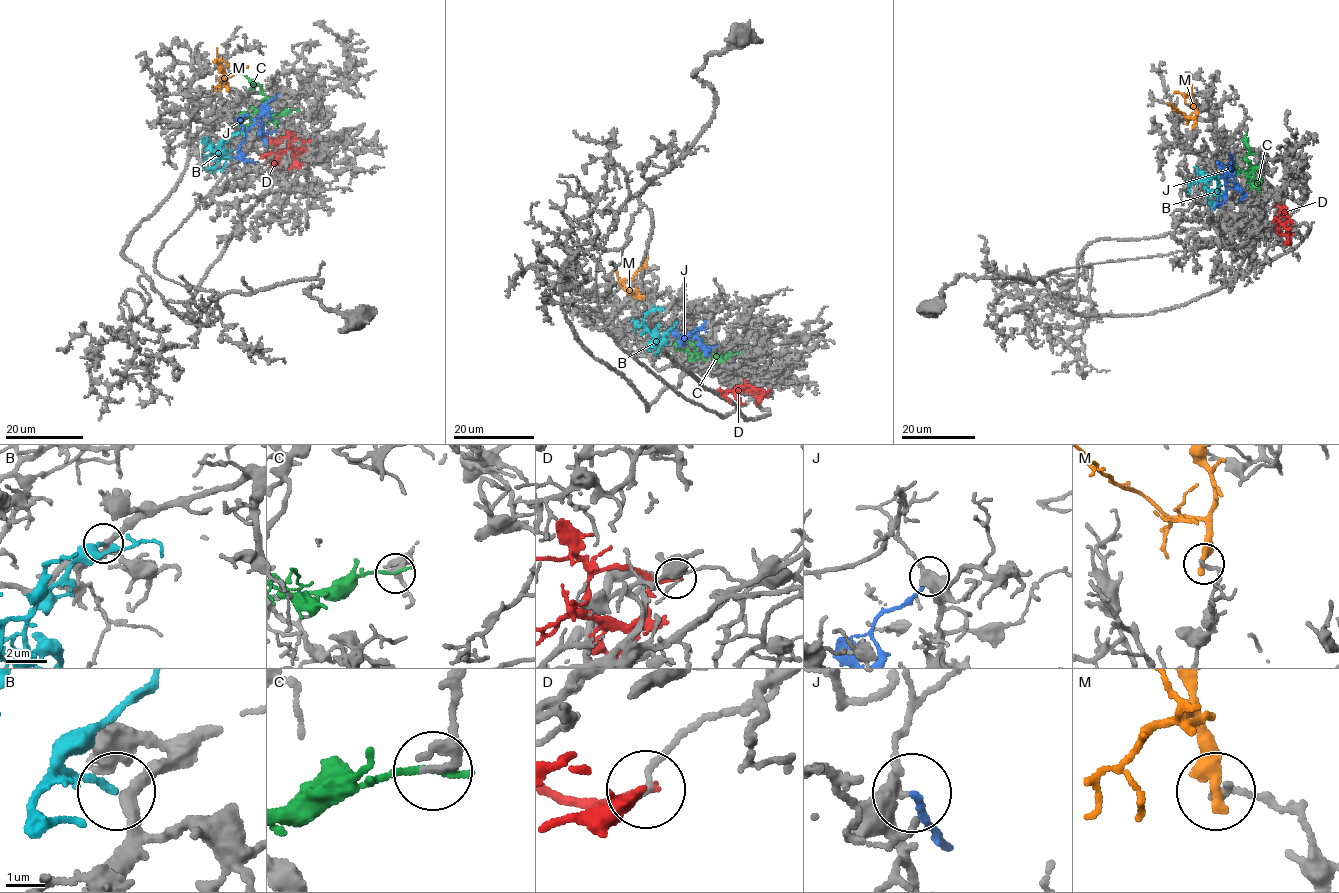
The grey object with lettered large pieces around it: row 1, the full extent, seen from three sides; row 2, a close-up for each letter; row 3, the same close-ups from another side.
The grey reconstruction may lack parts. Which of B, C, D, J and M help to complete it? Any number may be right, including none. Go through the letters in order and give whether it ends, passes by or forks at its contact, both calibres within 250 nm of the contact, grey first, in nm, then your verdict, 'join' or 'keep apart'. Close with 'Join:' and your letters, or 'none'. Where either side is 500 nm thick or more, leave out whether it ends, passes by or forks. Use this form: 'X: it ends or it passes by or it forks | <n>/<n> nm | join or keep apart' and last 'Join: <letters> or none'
B: it ends | 280/190 nm | join
C: it ends | 170/180 nm | keep apart
D: it ends | 140/200 nm | keep apart
J: it ends | 400/160 nm | keep apart
M: it ends | 200/480 nm | keep apart
Join: B

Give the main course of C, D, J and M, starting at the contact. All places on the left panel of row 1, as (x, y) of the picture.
C: (295, 109), (272, 115), (261, 87), (245, 75)
D: (309, 141), (304, 143), (303, 151), (290, 148), (279, 154), (274, 162), (279, 164)
J: (278, 93), (264, 105), (264, 112), (245, 132), (240, 144), (239, 156), (256, 162)
M: (228, 88), (225, 81), (220, 83), (221, 80), (248, 65)

